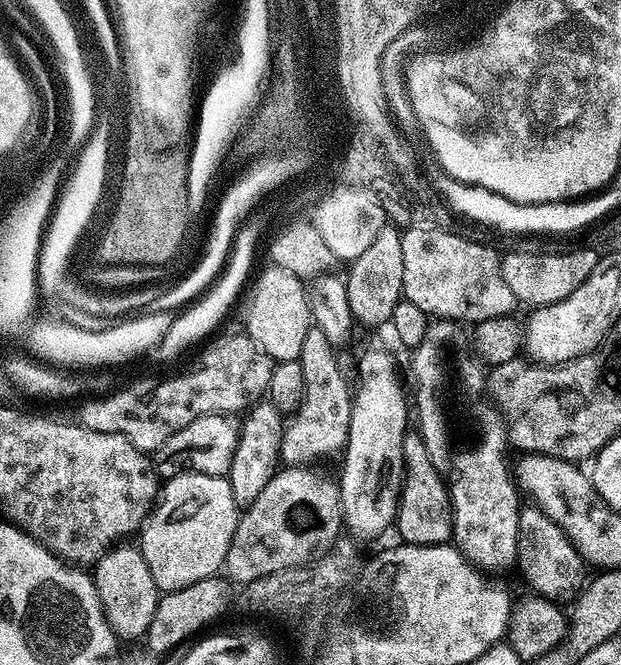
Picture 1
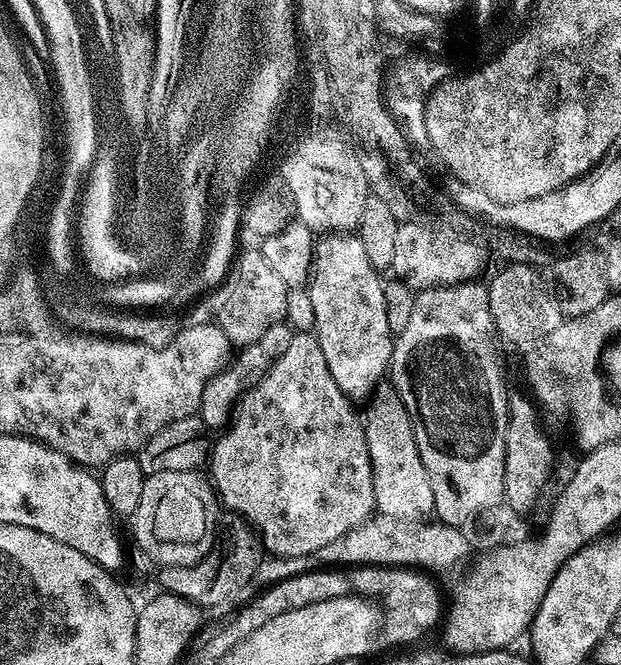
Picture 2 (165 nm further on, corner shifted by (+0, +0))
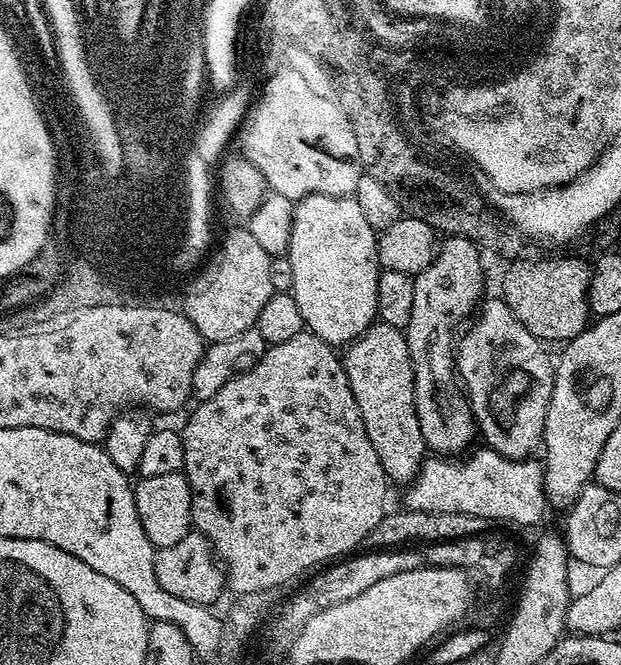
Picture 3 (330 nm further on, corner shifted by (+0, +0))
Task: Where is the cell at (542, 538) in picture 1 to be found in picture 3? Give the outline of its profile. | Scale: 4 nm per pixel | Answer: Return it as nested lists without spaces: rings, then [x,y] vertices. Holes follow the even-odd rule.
[[[503,298],[487,300],[479,305],[478,315],[463,329],[464,337],[455,341],[456,375],[476,415],[476,426],[482,440],[484,436],[483,443],[511,460],[529,459],[543,443],[546,414],[553,396],[555,363],[546,352],[545,343],[518,321],[514,310],[510,310]]]

